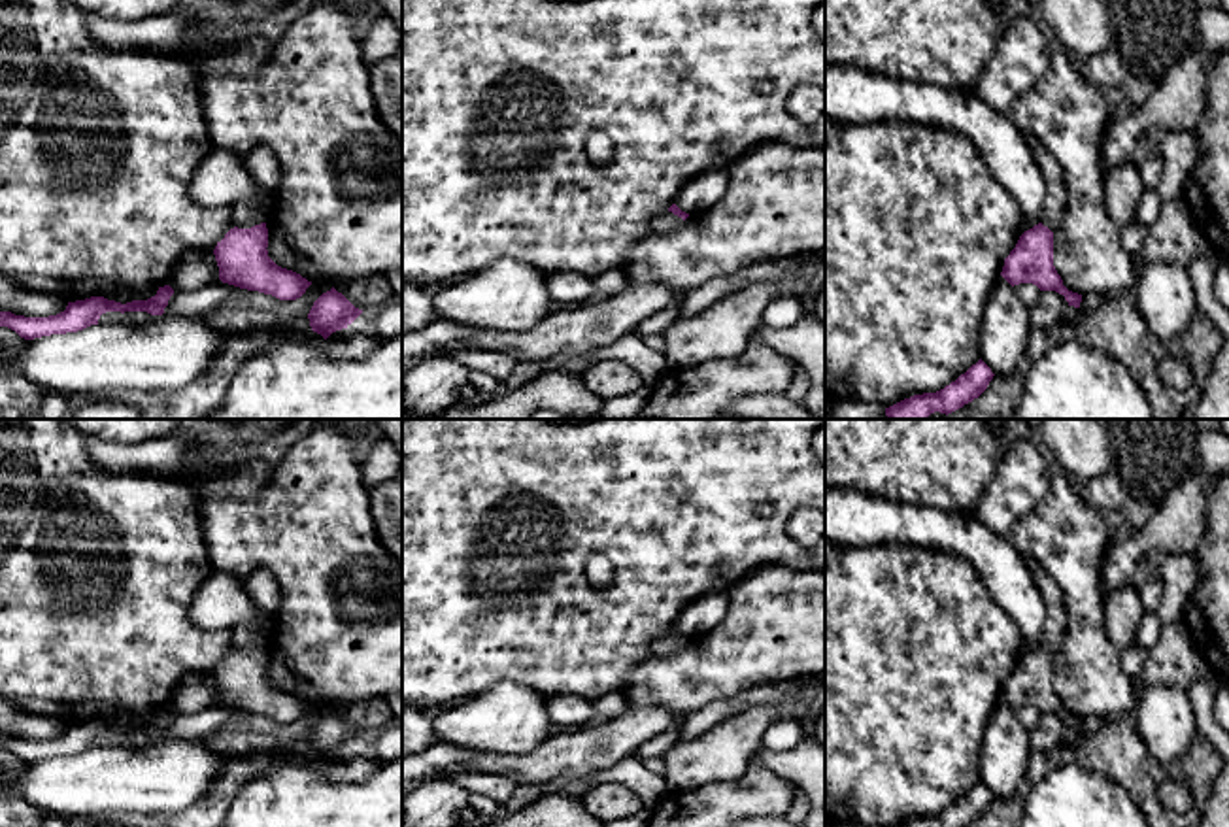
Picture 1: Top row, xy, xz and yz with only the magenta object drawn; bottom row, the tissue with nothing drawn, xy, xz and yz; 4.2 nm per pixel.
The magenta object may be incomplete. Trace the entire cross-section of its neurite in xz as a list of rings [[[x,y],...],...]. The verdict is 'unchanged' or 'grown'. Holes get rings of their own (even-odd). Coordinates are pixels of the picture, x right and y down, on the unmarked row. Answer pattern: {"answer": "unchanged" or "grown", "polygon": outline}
{"answer": "grown", "polygon": [[[672,627],[666,634],[653,642],[653,655],[668,657],[678,653],[689,636],[682,634],[676,627]]]}

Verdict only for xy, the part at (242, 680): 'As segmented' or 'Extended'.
Extended

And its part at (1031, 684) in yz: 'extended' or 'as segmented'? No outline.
extended

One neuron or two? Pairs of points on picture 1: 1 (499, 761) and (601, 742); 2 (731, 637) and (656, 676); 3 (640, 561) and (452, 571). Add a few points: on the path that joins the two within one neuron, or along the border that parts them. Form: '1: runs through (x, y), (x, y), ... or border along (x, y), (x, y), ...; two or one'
1: runs through (523, 765), (542, 765), (563, 754), (576, 754); one
2: runs through (712, 656), (691, 676), (674, 676); one
3: runs through (595, 618), (589, 624), (480, 624); one

